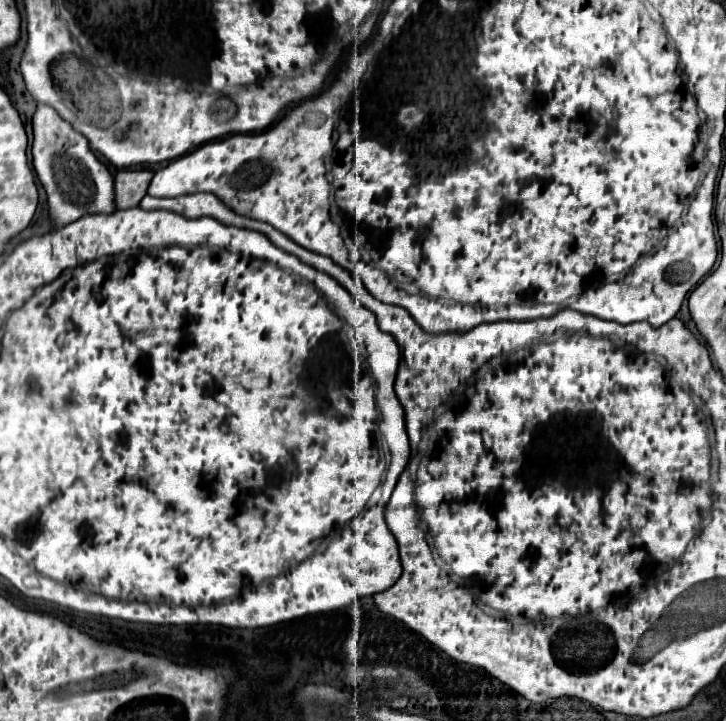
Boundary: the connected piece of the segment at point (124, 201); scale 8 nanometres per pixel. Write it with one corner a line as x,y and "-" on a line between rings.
120,170
116,174
116,208
126,210
140,204
152,180
152,170

